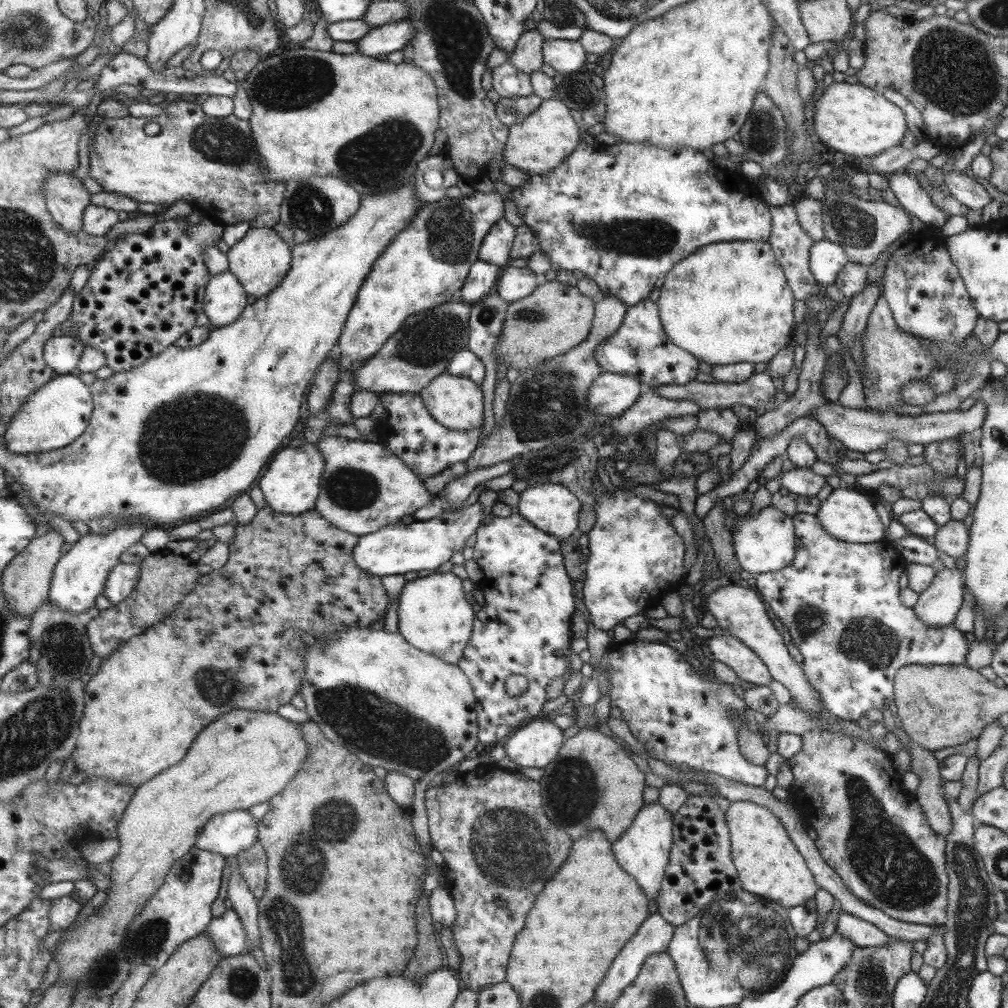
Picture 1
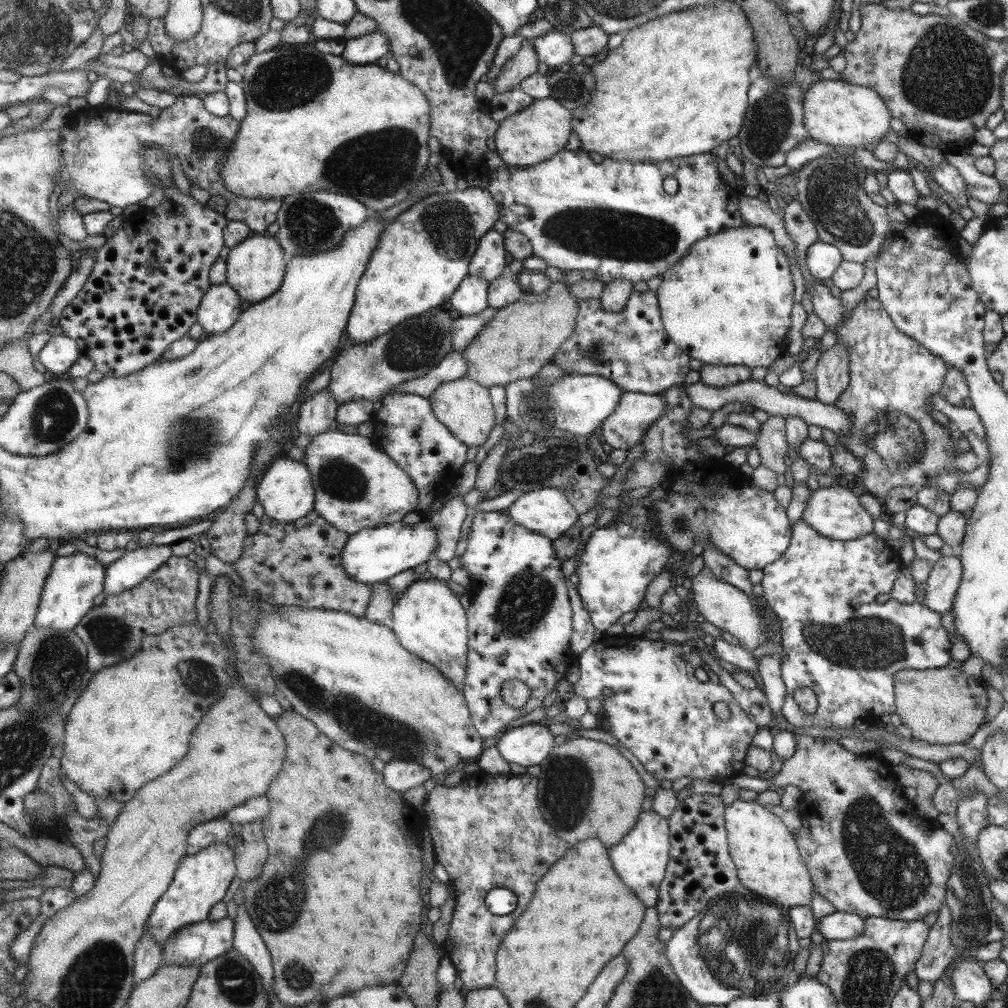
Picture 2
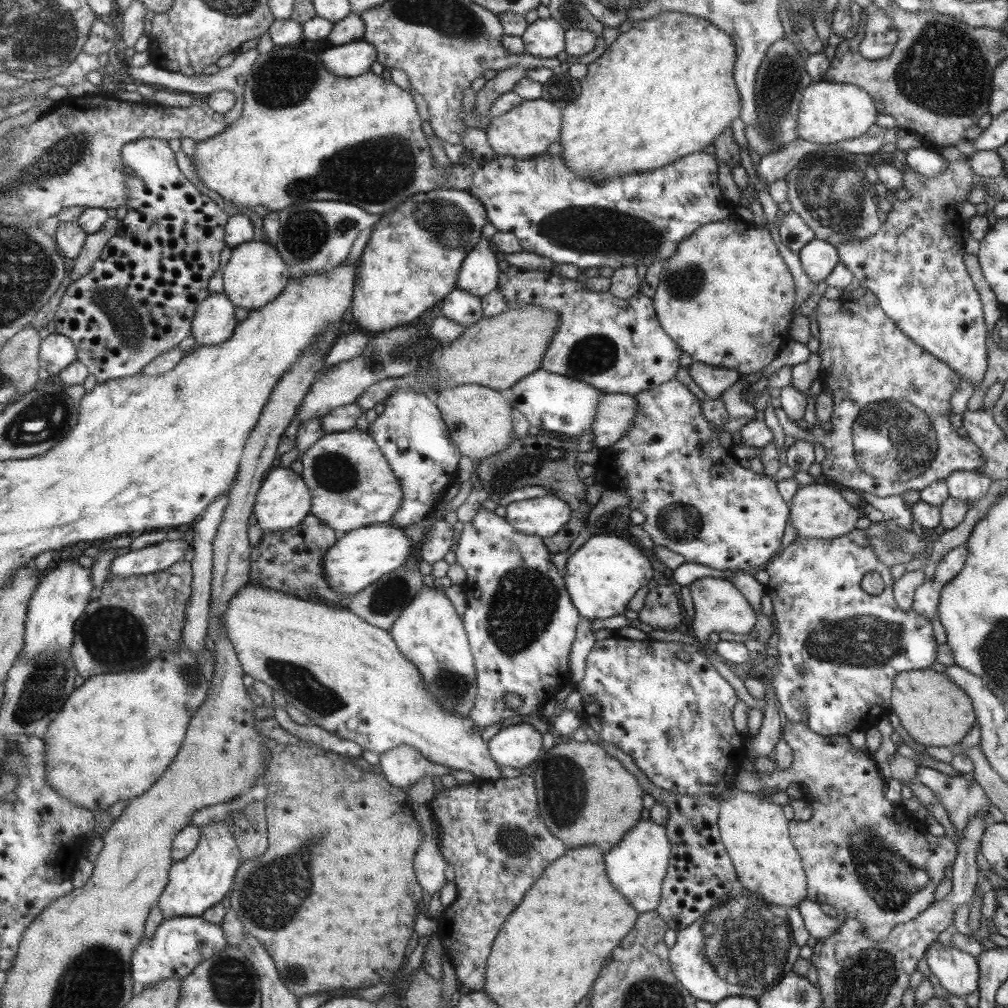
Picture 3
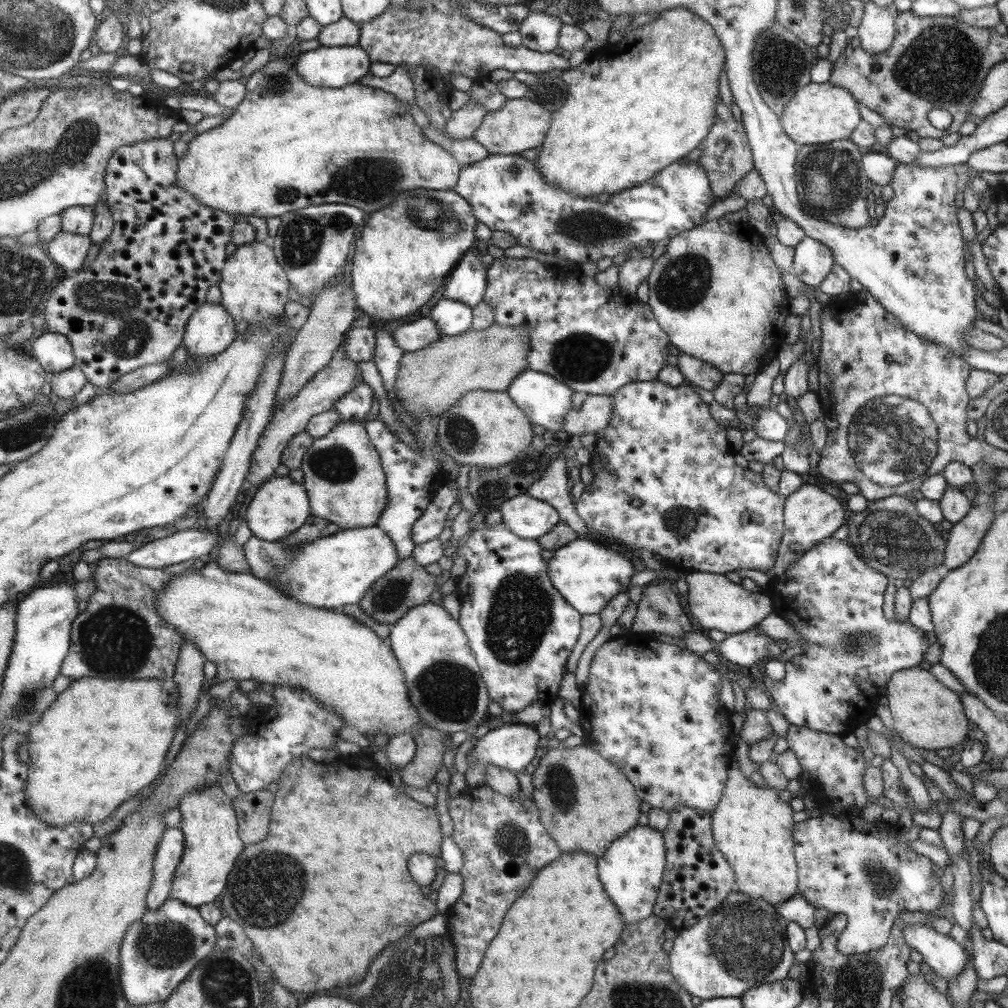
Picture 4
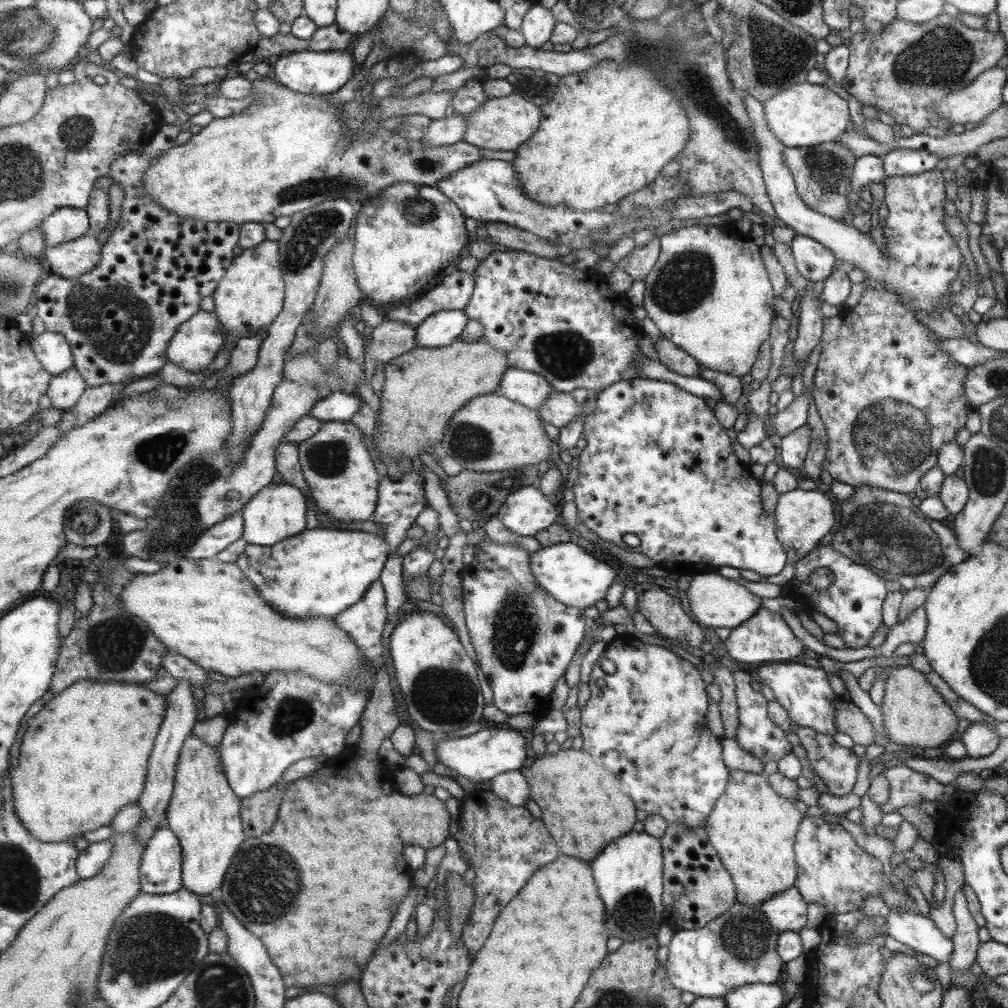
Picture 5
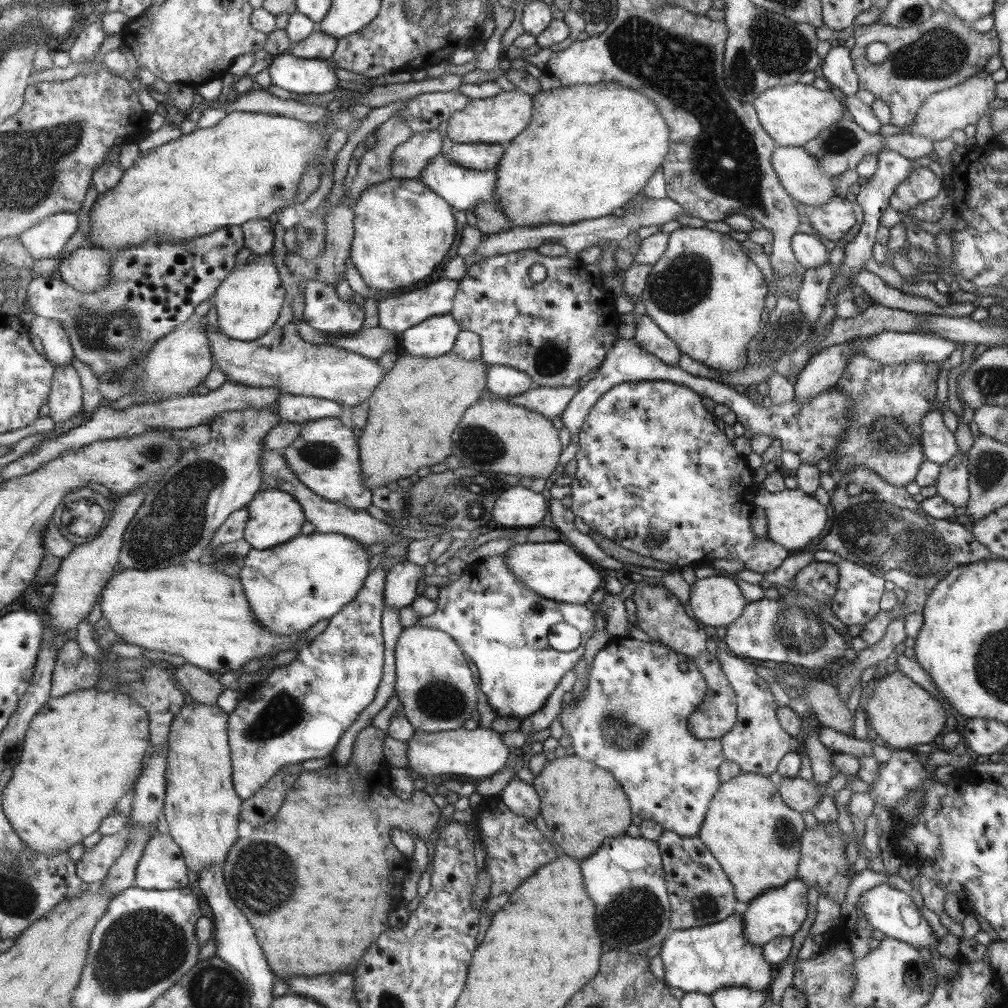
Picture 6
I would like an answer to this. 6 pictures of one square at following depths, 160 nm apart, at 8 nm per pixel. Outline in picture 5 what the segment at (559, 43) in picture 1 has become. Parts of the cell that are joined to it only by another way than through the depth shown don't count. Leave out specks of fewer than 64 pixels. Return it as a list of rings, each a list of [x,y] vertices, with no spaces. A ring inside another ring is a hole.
[[[531,5],[531,8],[524,14],[518,30],[523,35],[525,45],[539,49],[550,39],[555,23],[556,20],[553,20],[551,12],[545,10],[543,5]]]

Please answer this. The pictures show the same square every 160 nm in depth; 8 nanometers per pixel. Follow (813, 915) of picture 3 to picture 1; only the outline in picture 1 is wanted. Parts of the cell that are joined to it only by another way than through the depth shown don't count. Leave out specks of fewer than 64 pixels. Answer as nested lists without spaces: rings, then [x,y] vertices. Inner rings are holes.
[[[841,911],[835,920],[834,932],[845,936],[859,948],[881,946],[886,943],[886,934],[871,923],[857,918],[851,913]]]

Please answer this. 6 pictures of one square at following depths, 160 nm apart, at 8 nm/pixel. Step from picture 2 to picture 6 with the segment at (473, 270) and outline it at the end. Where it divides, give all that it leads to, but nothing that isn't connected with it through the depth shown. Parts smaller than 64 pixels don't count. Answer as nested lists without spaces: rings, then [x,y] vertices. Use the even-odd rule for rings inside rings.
[[[439,278],[420,289],[413,289],[412,291],[393,296],[378,296],[376,304],[378,326],[400,333],[402,330],[415,326],[418,322],[423,322],[423,320],[430,316],[447,314],[450,311],[457,285],[457,280]]]

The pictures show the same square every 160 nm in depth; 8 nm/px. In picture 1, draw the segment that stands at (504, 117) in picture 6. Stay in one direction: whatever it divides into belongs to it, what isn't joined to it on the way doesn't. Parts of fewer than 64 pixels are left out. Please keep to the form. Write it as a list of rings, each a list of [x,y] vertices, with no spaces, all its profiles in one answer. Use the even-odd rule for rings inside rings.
[[[555,97],[543,100],[533,114],[508,127],[510,132],[502,160],[527,175],[547,174],[569,156],[582,140],[580,138],[582,129],[578,126],[576,119],[577,117],[572,115],[563,102]]]

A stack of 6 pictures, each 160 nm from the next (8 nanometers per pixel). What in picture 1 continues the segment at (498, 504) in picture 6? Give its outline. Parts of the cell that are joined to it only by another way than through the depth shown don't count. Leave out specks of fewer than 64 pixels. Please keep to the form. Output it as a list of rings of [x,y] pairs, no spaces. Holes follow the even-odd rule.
[[[539,484],[518,495],[517,514],[560,542],[578,528],[581,504],[565,485]]]

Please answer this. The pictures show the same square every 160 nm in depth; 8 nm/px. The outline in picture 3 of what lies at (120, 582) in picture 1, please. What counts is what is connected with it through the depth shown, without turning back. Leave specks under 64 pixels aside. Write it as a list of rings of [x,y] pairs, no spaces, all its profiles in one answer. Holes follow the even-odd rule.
[[[186,539],[164,540],[139,551],[129,551],[118,556],[113,562],[109,578],[111,576],[129,578],[167,570],[180,562],[192,546],[193,544]]]

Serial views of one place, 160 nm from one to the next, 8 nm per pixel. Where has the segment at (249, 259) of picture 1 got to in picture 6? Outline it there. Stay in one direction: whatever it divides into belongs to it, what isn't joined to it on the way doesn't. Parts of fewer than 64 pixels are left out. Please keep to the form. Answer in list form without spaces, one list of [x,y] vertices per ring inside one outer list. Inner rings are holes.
[[[259,256],[258,261],[235,269],[213,296],[222,333],[247,342],[261,339],[277,324],[285,298],[288,297],[285,294],[287,290],[283,288],[279,270],[275,268],[271,257]]]

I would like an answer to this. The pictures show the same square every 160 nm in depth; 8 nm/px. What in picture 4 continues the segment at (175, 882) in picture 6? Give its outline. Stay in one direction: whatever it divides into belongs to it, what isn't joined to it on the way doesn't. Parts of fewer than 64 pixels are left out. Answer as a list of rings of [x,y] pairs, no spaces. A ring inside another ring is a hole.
[[[180,827],[168,828],[155,855],[154,879],[147,897],[148,908],[158,909],[172,895],[173,881],[184,852],[185,833]]]

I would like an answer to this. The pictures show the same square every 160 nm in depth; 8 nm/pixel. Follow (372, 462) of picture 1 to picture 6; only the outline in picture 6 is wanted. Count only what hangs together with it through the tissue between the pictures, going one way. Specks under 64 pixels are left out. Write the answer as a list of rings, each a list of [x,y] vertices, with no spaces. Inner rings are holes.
[[[325,417],[300,423],[297,436],[283,453],[294,475],[323,499],[355,510],[369,506],[371,490],[367,490],[362,483],[355,436],[339,422],[339,418]]]

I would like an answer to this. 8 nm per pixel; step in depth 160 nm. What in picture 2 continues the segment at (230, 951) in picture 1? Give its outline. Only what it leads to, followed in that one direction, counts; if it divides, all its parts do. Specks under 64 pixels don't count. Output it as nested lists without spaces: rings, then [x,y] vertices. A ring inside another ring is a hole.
[[[210,918],[184,926],[164,944],[162,966],[207,964],[234,948],[235,921],[232,918],[212,921]]]

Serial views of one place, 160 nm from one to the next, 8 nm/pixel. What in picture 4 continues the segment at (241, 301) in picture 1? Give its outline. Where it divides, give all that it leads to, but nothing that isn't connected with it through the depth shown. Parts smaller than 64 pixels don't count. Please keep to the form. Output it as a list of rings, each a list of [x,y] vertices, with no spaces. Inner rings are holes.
[[[205,303],[191,315],[182,346],[190,360],[209,359],[226,352],[241,330],[222,304]]]

